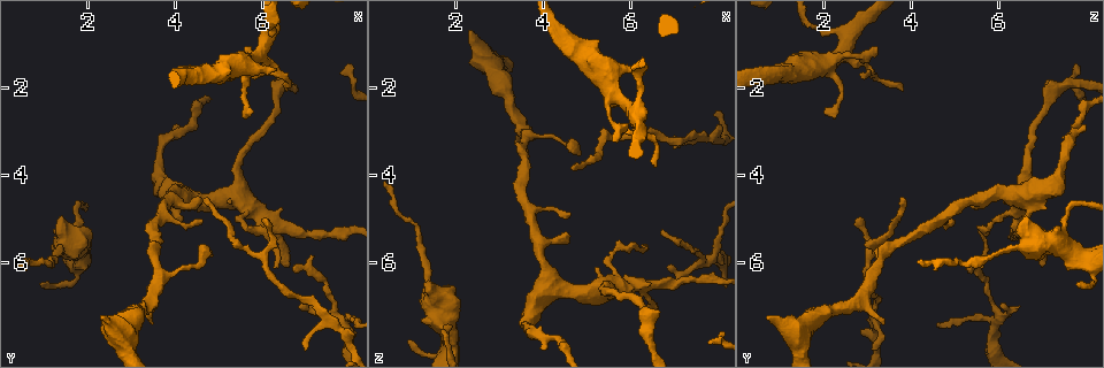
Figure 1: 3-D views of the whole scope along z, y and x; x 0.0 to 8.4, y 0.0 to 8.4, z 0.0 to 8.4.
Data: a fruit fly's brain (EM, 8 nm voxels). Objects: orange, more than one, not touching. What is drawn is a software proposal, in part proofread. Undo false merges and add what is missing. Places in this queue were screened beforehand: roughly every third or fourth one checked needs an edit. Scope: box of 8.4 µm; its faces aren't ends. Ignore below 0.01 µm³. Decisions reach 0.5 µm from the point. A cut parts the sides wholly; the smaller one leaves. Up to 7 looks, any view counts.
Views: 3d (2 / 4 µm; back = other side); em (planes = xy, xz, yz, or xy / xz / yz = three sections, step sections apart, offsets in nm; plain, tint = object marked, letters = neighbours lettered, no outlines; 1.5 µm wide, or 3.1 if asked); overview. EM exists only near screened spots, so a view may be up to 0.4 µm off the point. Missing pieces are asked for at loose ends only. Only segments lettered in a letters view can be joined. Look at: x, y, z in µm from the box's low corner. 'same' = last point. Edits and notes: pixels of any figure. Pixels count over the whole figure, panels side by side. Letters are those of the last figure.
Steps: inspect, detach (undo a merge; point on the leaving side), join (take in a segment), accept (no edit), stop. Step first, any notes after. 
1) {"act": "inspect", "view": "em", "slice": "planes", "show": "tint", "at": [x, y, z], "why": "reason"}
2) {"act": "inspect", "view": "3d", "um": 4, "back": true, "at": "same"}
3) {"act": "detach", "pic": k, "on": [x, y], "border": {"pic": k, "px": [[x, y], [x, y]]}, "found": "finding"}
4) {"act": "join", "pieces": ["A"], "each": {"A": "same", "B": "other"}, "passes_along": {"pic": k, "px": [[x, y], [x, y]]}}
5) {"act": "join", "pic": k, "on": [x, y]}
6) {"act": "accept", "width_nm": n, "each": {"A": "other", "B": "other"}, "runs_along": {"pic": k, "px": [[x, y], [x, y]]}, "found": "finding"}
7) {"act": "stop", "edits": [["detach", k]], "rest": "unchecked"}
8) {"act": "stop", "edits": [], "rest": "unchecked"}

{"act": "inspect", "view": "em", "slice": "yz", "step": 4, "show": "letters", "at": [6.85, 7.05, 6.10], "why": "tapers out"}

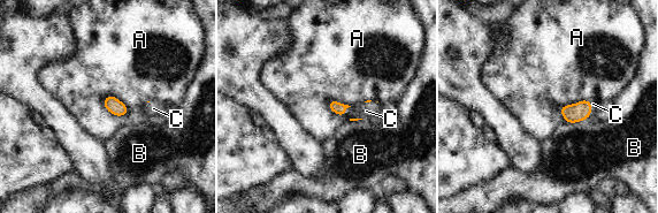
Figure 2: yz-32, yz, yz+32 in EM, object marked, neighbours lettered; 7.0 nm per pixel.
{"act": "inspect", "view": "em", "slice": "planes", "show": "letters", "at": "same", "why": "cut it another way"}

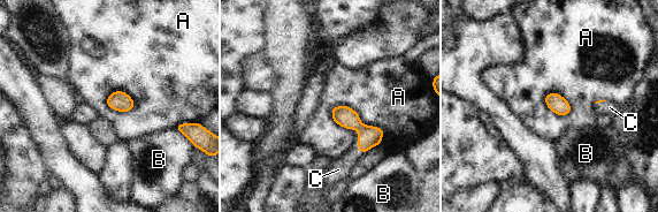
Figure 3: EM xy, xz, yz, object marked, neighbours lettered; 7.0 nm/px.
{"act": "join", "pieces": ["C"], "width_nm": 140, "each": {"A": "other", "B": "other", "C": "same"}, "passes_along": {"pic": 3, "px": [[368, 136], [358, 141], [338, 169]]}, "found": "it goes on there"}

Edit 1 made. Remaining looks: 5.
{"act": "inspect", "view": "em", "slice": "planes", "show": "letters", "at": [1.75, 4.75, 7.60], "why": "sharp bend"}

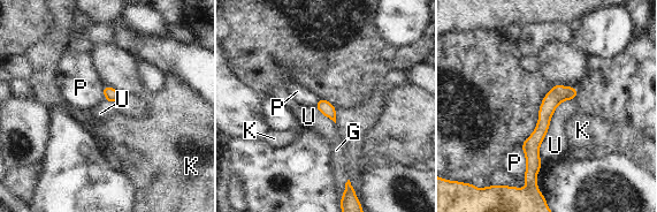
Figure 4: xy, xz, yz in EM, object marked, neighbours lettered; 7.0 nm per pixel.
{"act": "accept", "width_nm": 20, "each": {"G": "other", "K": "other", "P": "other", "U": "other"}, "runs_along": {"pic": 4, "px": [[571, 89], [545, 111], [529, 175]]}, "found": "continuous, no second neuron"}

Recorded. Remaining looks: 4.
{"act": "stop", "edits": [["join", 3]], "rest": "unchecked"}

